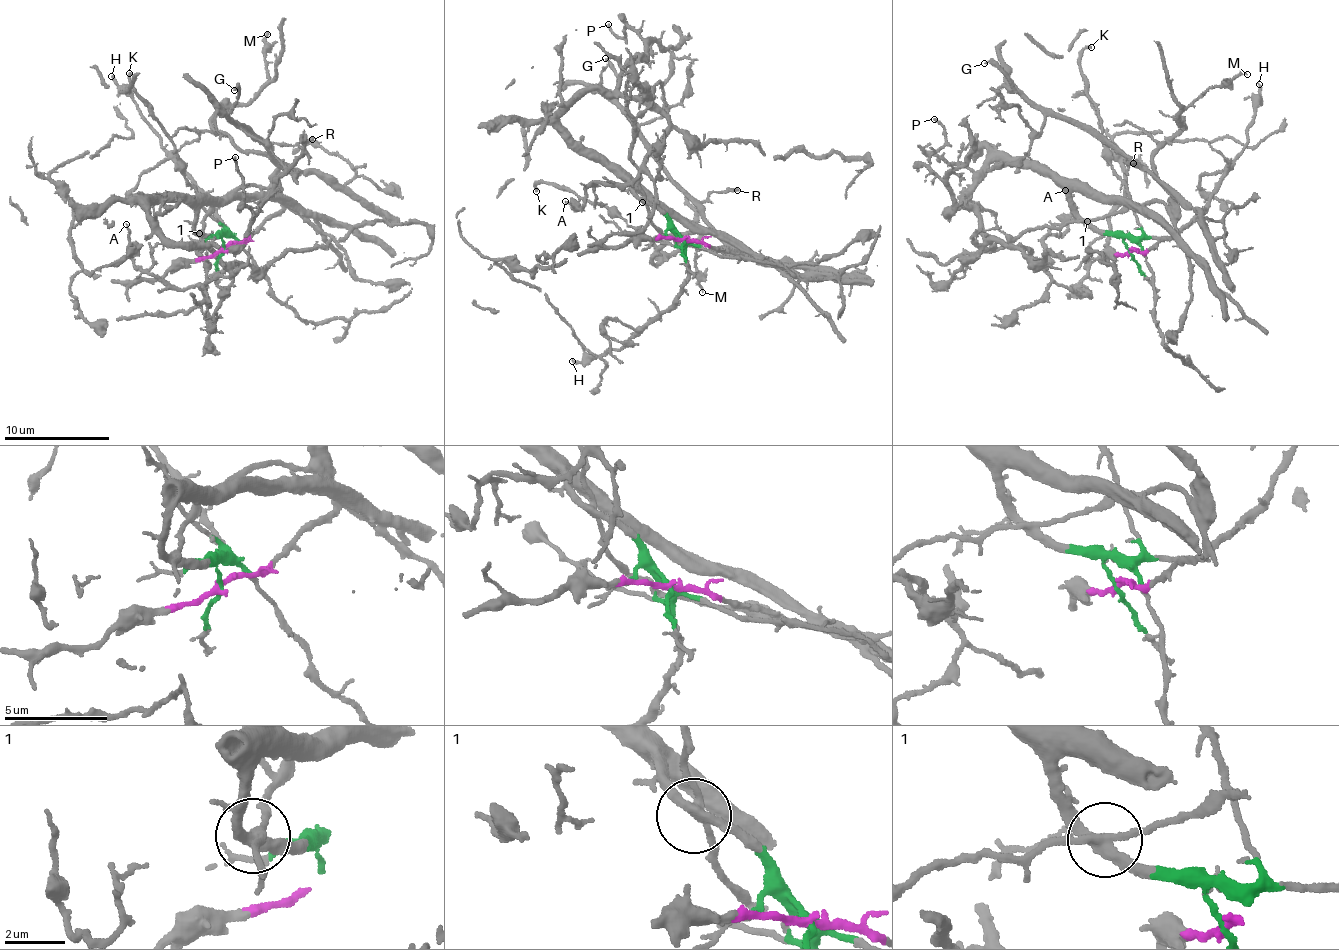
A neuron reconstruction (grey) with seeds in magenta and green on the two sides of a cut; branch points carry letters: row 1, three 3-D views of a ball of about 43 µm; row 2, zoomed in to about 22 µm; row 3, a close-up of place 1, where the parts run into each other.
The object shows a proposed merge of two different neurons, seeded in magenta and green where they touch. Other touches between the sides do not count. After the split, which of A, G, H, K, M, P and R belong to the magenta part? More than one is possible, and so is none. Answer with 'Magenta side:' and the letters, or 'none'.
Magenta side: G, M, R

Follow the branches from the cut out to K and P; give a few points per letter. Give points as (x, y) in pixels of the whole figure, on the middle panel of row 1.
K: (682, 240), (680, 235), (680, 246), (650, 239), (611, 208), (581, 199), (553, 183), (538, 183), (536, 191)
P: (682, 240), (558, 121), (646, 57), (643, 40), (625, 26), (616, 36), (608, 24)

